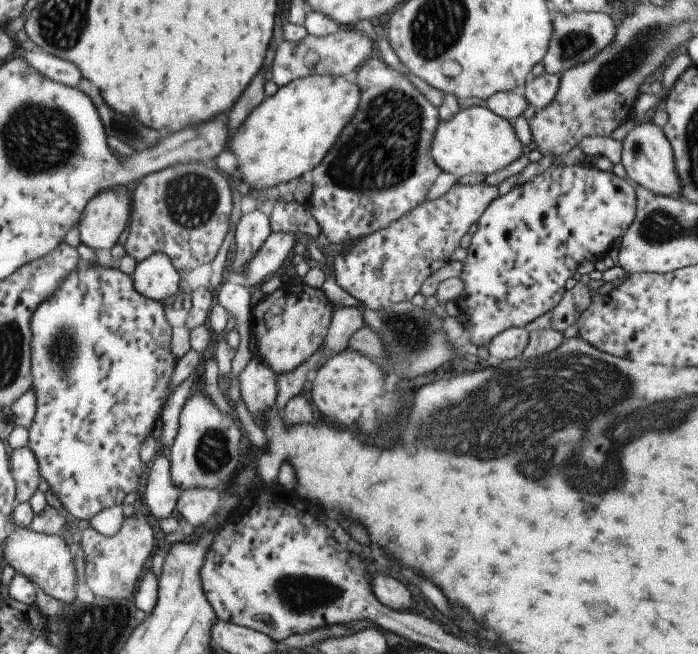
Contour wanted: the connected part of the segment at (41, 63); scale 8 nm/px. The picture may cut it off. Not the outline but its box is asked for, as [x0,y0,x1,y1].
[22,51,82,87]

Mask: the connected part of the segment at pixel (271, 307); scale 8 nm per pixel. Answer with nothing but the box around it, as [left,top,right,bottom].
[249,283,332,374]

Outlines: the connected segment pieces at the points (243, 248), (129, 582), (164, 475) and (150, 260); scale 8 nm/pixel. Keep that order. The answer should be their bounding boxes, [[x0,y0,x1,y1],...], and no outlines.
[[231,208,271,275],[72,514,155,600],[143,452,180,520],[130,252,179,302]]

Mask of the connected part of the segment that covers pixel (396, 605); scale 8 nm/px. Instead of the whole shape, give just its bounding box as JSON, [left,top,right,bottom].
[371,576,415,610]

